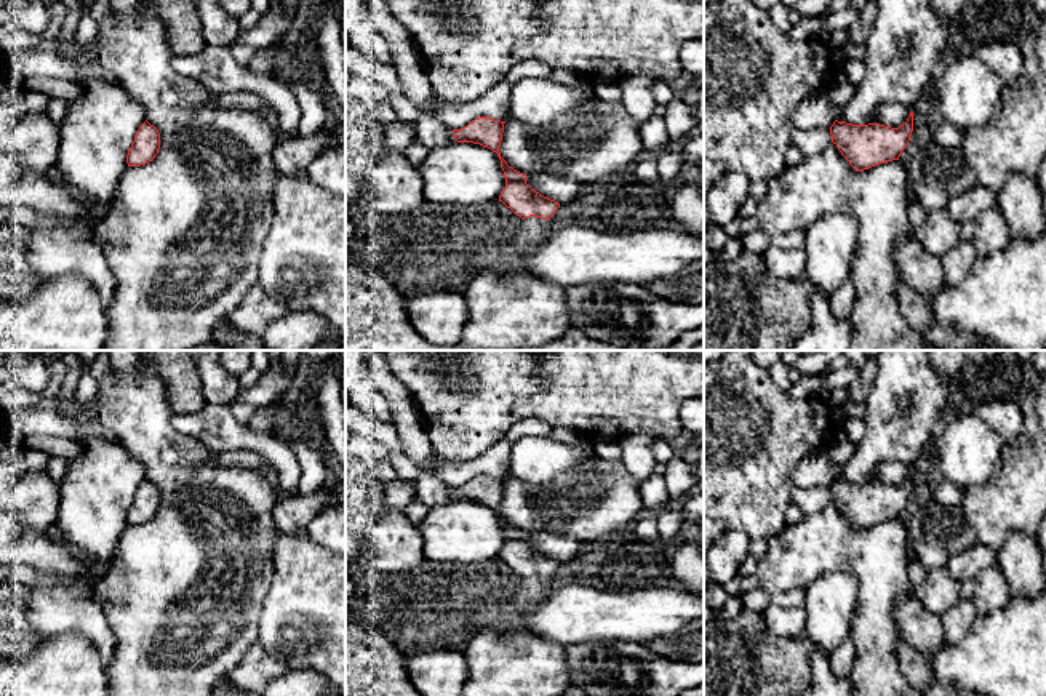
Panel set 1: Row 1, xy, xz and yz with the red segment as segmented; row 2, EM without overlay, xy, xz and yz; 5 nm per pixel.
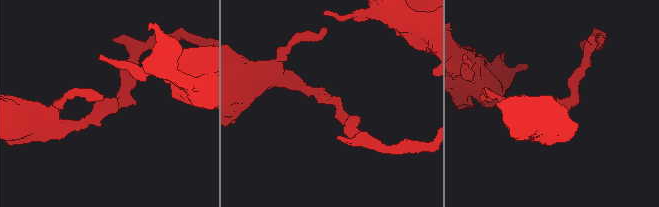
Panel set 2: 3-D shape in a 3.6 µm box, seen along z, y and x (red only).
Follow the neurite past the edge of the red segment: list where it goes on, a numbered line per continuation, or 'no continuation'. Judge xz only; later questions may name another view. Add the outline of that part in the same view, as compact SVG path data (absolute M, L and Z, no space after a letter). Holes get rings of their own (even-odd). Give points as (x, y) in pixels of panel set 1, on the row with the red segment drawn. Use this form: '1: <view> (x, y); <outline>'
1: xz (533, 229); M529 216L521 219L521 226L513 234L513 243L520 251L526 251L552 232L549 219Z

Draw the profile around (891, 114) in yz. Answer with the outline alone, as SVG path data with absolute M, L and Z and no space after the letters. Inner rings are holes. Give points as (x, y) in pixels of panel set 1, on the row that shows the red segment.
M886 102L876 107L872 114L870 123L880 123L891 128L899 128L910 117L912 106L902 102Z

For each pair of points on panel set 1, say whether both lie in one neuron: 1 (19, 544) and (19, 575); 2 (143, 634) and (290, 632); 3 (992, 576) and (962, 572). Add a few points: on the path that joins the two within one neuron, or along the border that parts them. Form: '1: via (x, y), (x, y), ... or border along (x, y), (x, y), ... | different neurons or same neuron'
1: border along (16, 562), (55, 575) | different neurons
2: border along (266, 596), (261, 605), (258, 640) | different neurons
3: border along (995, 562), (984, 567), (973, 580) | different neurons

